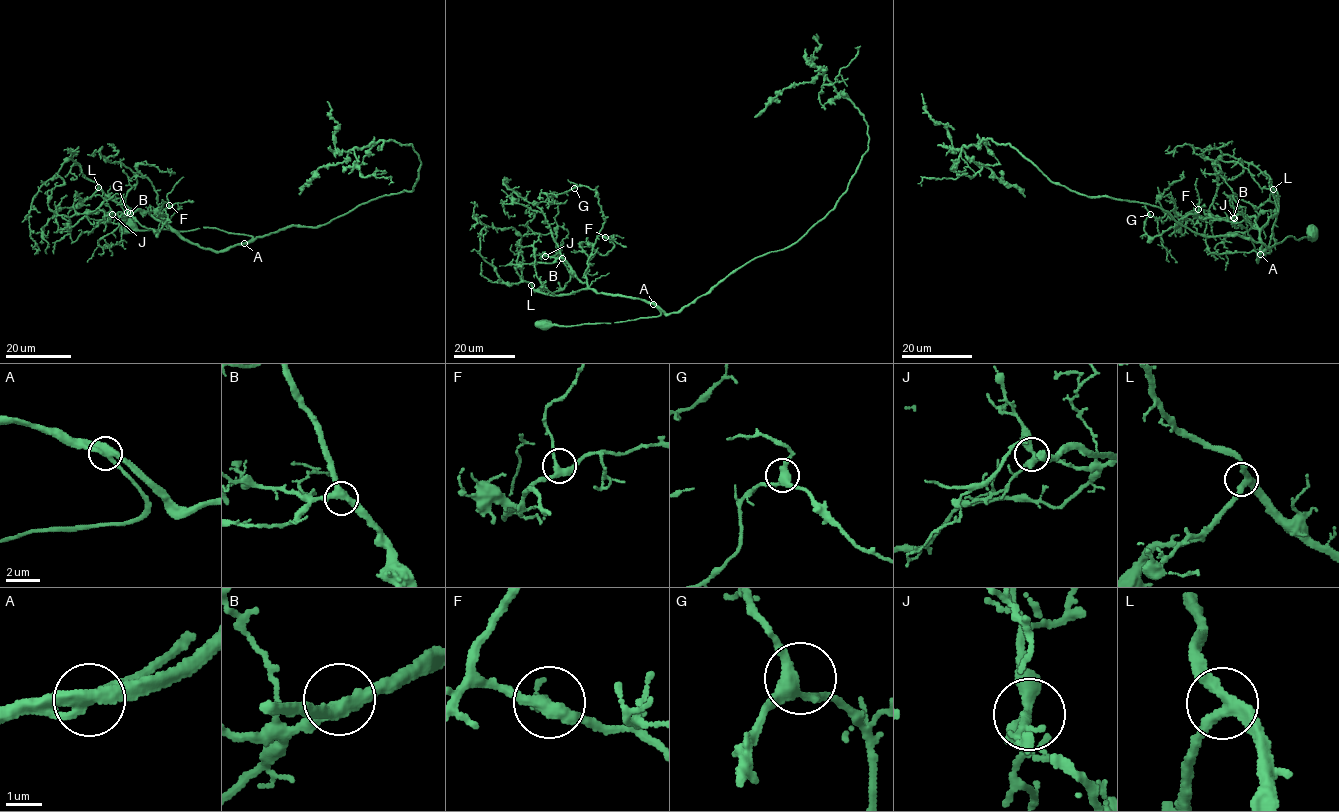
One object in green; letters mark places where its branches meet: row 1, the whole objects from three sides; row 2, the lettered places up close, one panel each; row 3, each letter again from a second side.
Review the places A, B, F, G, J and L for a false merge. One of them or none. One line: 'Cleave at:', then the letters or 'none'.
Cleave at: none

